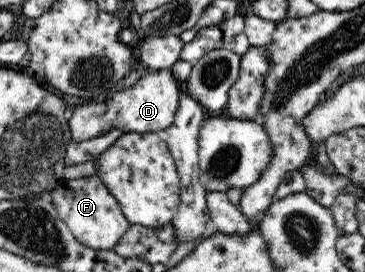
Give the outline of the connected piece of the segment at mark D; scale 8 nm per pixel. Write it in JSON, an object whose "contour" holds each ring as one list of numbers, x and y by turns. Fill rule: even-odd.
{"contour":[[170,69,149,70,132,87,116,91,112,99,97,104,78,104,69,120,71,139,75,142,83,142,102,137,112,130,122,130,122,133,159,133,172,126,179,106,180,92,181,83,172,76]]}

